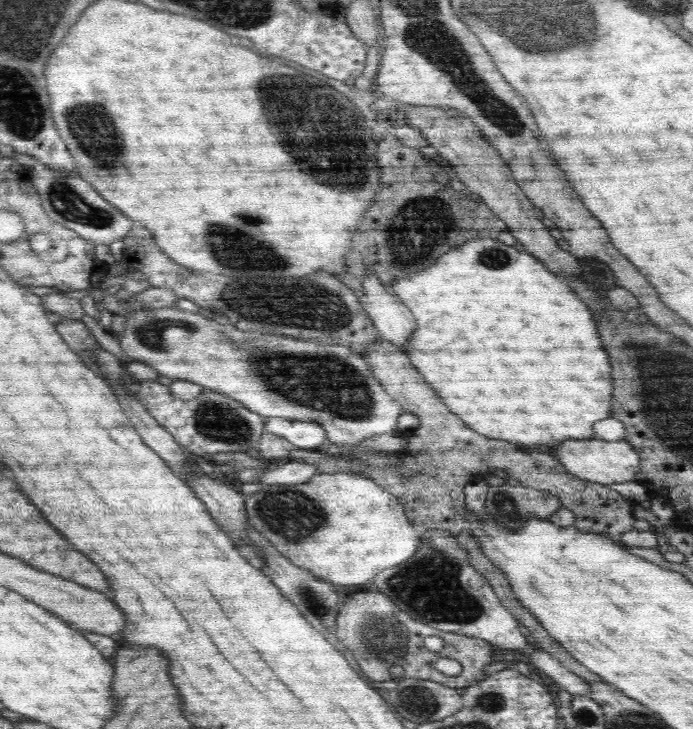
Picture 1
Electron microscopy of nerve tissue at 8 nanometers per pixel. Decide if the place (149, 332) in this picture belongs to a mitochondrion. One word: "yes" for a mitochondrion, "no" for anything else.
yes

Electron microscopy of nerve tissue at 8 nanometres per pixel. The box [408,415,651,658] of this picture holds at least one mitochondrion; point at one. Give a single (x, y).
(505, 504)

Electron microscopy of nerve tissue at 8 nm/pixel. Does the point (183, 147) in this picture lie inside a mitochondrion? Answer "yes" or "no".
no

